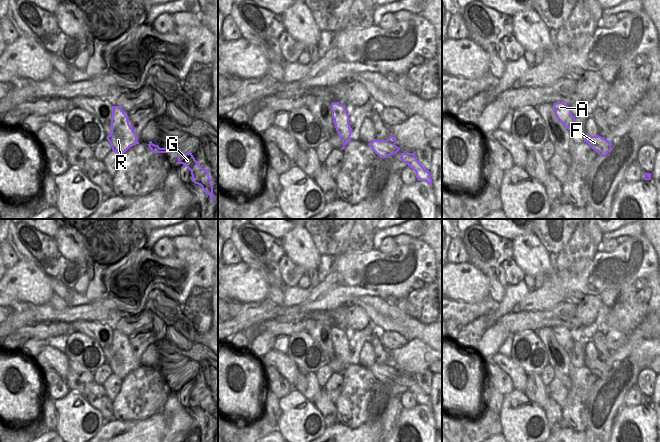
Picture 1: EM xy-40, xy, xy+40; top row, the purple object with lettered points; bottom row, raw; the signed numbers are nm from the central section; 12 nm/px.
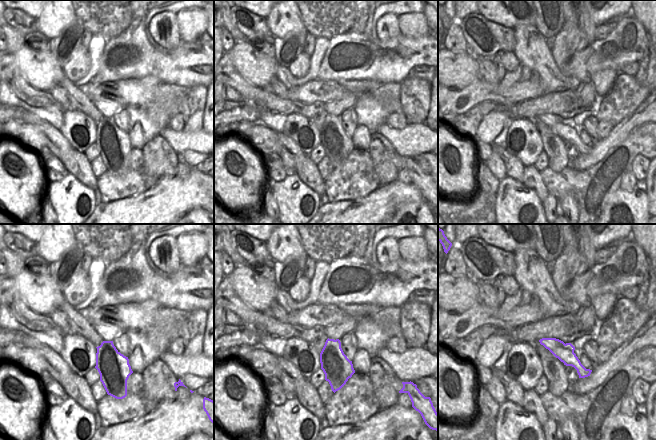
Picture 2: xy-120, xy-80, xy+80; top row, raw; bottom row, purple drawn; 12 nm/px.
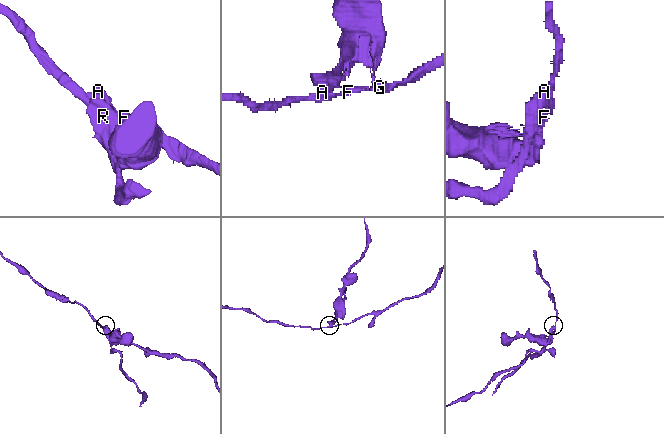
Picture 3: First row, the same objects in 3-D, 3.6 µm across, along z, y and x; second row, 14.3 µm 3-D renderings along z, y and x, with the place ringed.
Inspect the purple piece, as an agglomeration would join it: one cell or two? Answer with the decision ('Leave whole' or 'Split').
Split.

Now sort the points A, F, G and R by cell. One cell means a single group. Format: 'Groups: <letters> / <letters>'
Groups: A F G / R.

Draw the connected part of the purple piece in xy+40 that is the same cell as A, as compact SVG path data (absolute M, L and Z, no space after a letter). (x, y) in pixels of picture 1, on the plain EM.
M556 326L553 328L553 332L555 334L555 339L559 344L562 340L568 340L571 337L571 332L563 327L563 326Z

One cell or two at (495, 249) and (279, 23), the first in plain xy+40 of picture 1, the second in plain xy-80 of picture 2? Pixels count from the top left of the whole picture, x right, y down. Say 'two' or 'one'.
two

